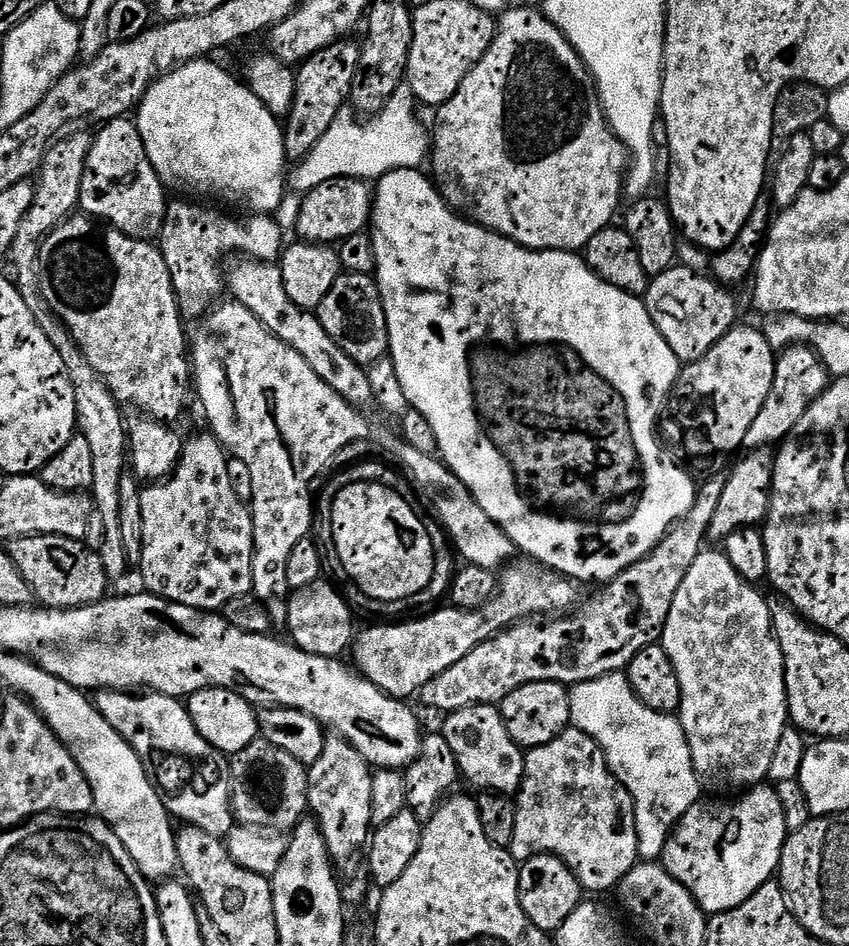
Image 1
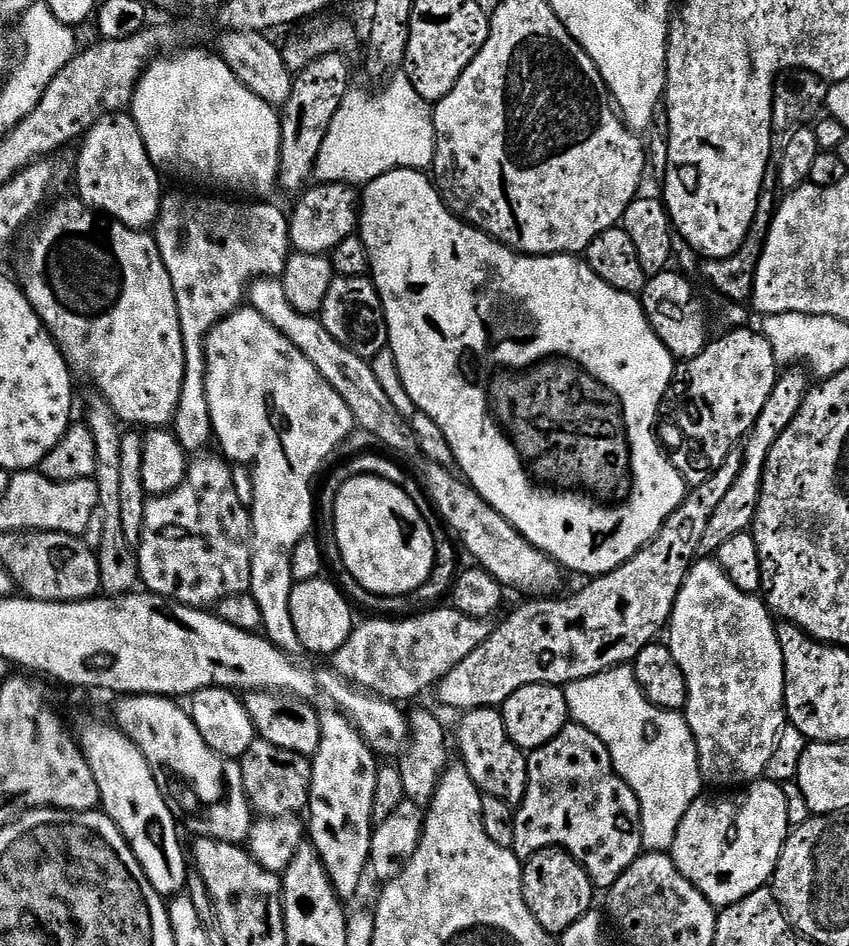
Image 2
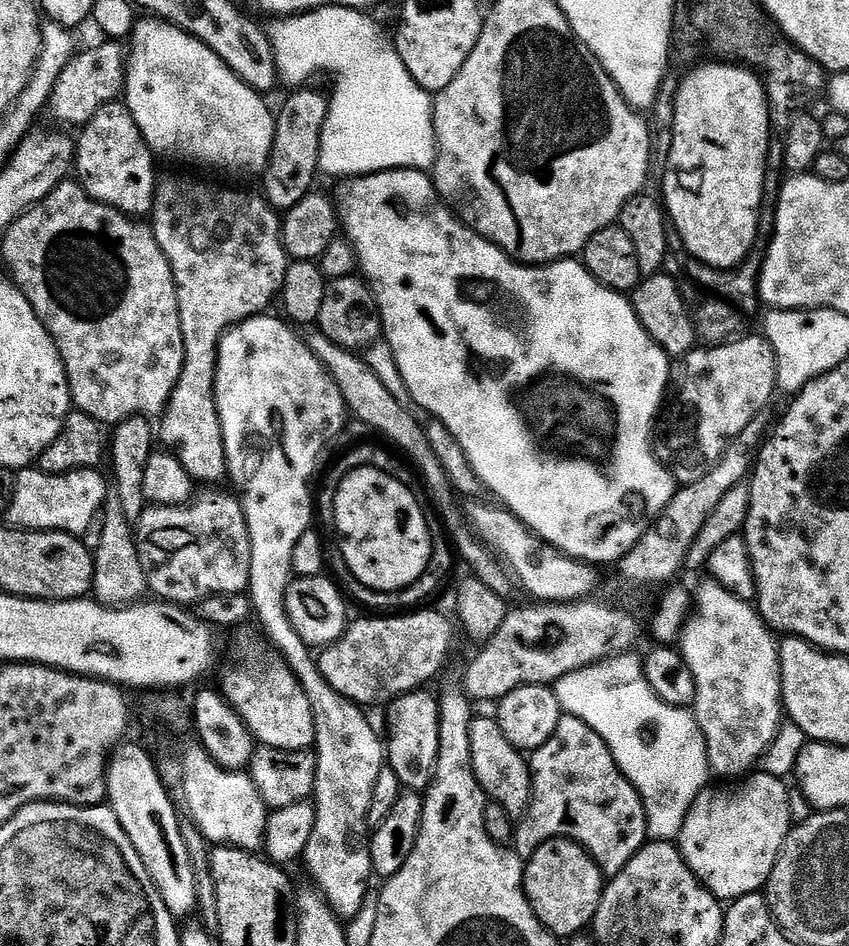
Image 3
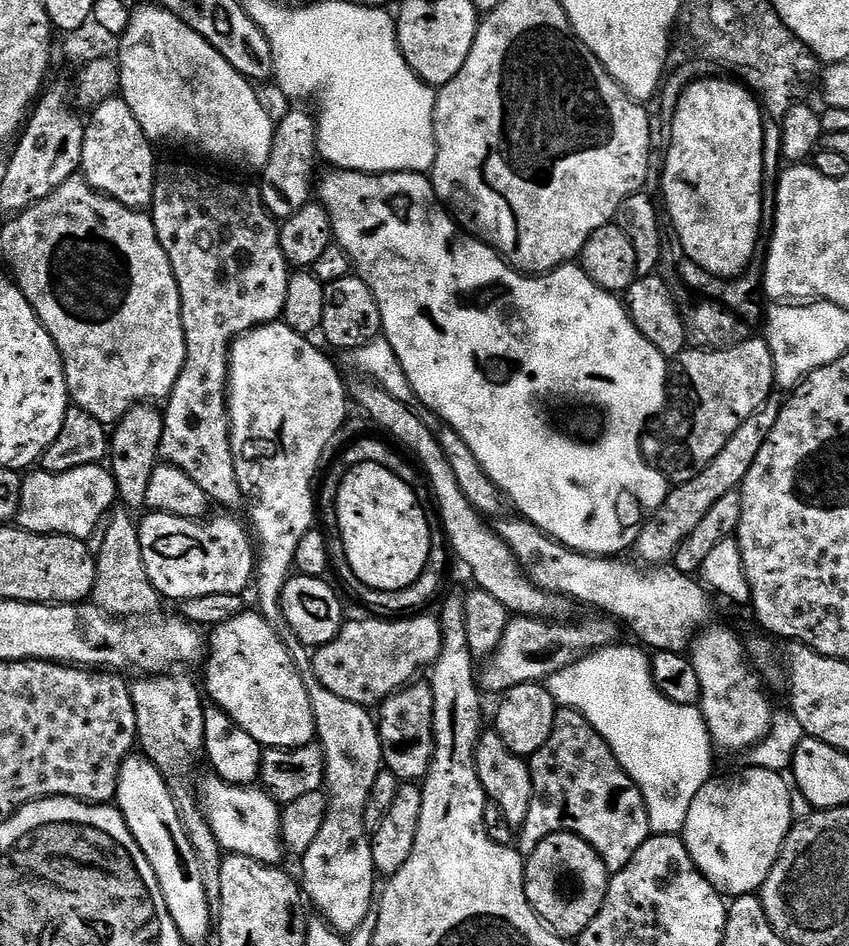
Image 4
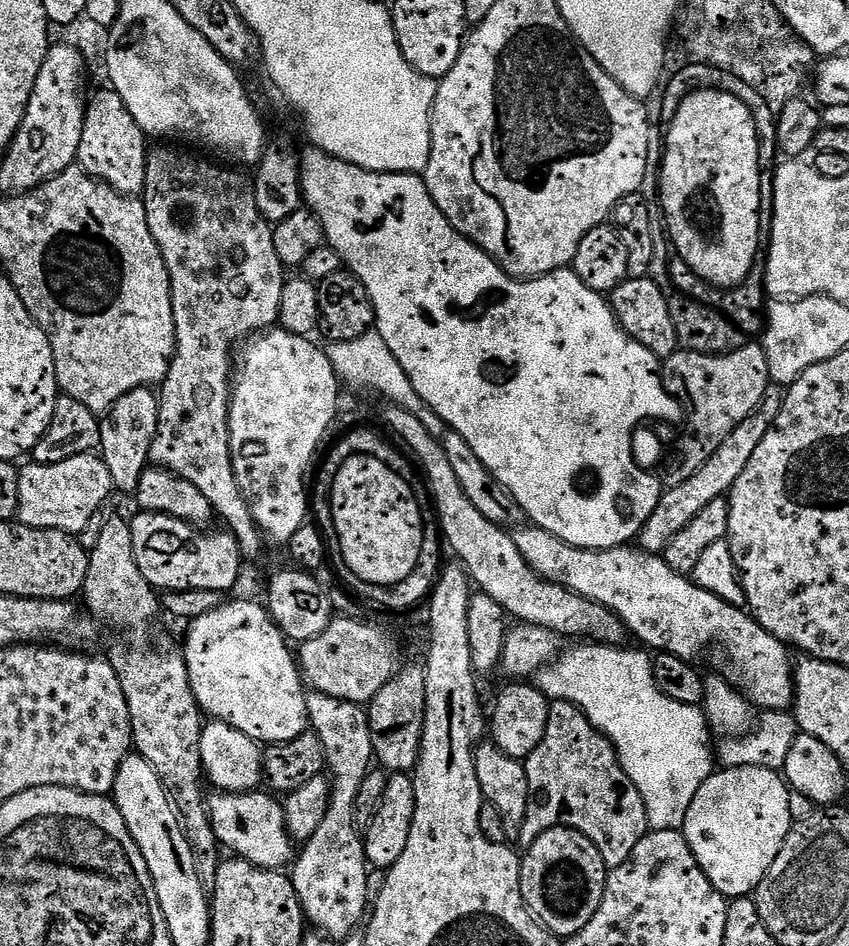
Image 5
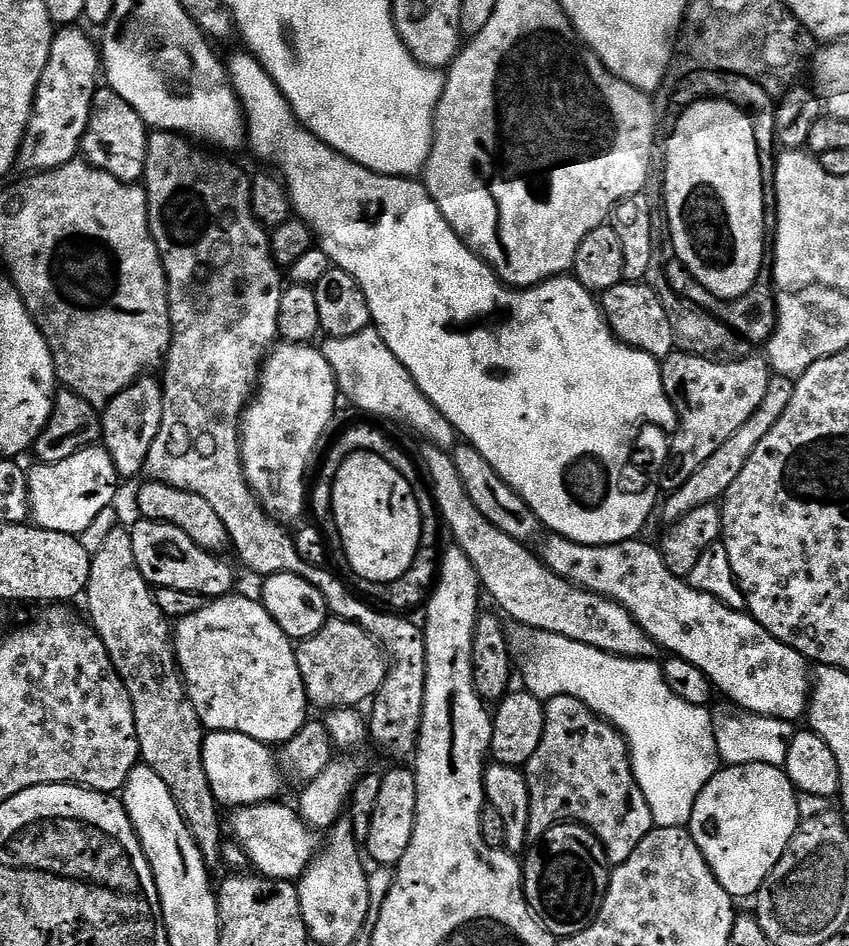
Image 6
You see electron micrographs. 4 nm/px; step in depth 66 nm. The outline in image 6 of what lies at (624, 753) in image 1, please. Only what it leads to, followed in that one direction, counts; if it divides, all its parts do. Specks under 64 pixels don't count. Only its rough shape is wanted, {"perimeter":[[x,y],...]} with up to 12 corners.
{"perimeter":[[548,636],[539,700],[621,733],[658,828],[692,823],[718,770],[713,713],[655,659]]}

